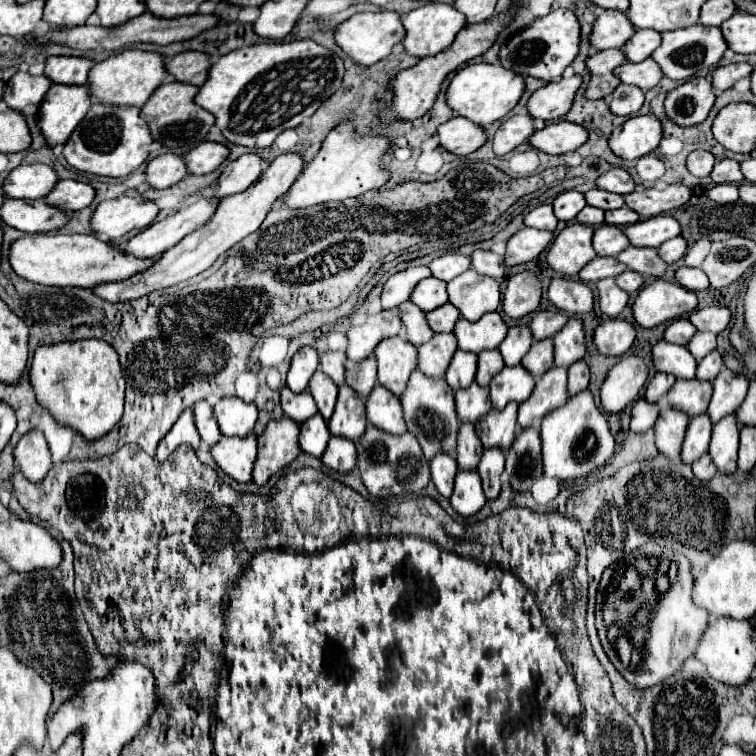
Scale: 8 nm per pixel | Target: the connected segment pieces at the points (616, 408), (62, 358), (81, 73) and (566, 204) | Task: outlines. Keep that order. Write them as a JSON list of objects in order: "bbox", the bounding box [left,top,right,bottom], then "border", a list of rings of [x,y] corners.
[{"bbox":[600,357,648,413],"border":[[[624,357],[620,359],[606,375],[600,387],[600,405],[604,413],[624,411],[640,393],[646,383],[648,367],[642,357]]]},{"bbox":[28,339,126,441],"border":[[[82,339],[74,343],[38,347],[32,357],[28,379],[42,411],[88,441],[110,433],[122,419],[126,381],[122,377],[118,353],[102,339]]]},{"bbox":[44,57,92,85],"border":[[[48,57],[44,75],[50,77],[52,83],[84,85],[90,67],[92,61],[84,57]]]},{"bbox":[552,191,586,221],"border":[[[564,191],[554,199],[552,207],[554,207],[554,215],[560,221],[572,221],[586,207],[586,201],[584,195],[578,191]]]}]

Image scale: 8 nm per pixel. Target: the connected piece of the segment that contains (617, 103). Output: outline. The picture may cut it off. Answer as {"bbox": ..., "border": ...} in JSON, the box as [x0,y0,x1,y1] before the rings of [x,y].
{"bbox":[610,85,644,115],"border":[[[618,85],[612,93],[612,99],[610,99],[610,111],[614,115],[634,115],[644,103],[644,93],[642,89],[634,87],[634,85]]]}

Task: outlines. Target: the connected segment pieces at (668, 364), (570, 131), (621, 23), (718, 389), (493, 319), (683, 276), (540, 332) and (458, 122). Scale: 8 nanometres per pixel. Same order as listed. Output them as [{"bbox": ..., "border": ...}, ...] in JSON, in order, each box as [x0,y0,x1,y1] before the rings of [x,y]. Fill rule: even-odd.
[{"bbox":[652,339,696,379],"border":[[[664,339],[652,347],[652,363],[656,371],[672,373],[678,379],[694,379],[696,375],[696,359],[690,355],[690,351]]]},{"bbox":[528,121,588,155],"border":[[[558,121],[558,123],[546,125],[540,131],[534,131],[530,135],[528,143],[542,153],[560,155],[560,153],[576,151],[586,139],[588,139],[588,133],[586,133],[586,129],[582,129],[582,125]]]},{"bbox":[590,9,634,49],"border":[[[608,9],[592,25],[590,45],[602,49],[622,49],[624,43],[634,35],[634,25],[626,19],[626,13]]]},{"bbox":[708,367,748,423],"border":[[[722,367],[718,377],[712,381],[712,389],[714,393],[708,407],[708,417],[712,423],[718,423],[722,417],[736,413],[738,405],[742,405],[748,391],[748,379]]]},{"bbox":[454,313,508,351],"border":[[[486,313],[480,321],[470,323],[466,319],[458,319],[454,327],[454,335],[458,341],[458,349],[462,351],[484,351],[484,349],[496,349],[502,339],[506,337],[508,327],[504,325],[500,313]]]},{"bbox":[676,267,710,291],"border":[[[680,267],[676,271],[676,281],[682,287],[690,289],[690,291],[704,291],[704,289],[710,287],[708,277],[704,275],[704,271],[702,269],[694,269],[694,267]]]},{"bbox":[530,311,568,341],"border":[[[540,311],[534,315],[532,323],[530,323],[530,333],[534,341],[542,341],[552,337],[554,333],[558,333],[564,325],[566,325],[568,317],[560,311]]]},{"bbox":[436,117,486,157],"border":[[[454,117],[442,123],[436,131],[436,137],[440,139],[440,147],[458,157],[466,157],[486,143],[484,129],[464,117]]]}]

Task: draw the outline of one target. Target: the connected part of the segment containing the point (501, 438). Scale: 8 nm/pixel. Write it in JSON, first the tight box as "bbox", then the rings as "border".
{"bbox":[480,403,518,453],"border":[[[508,403],[506,409],[492,409],[484,417],[484,425],[488,425],[488,435],[480,433],[484,449],[500,447],[506,453],[512,447],[512,441],[516,437],[516,411],[518,403]]]}

